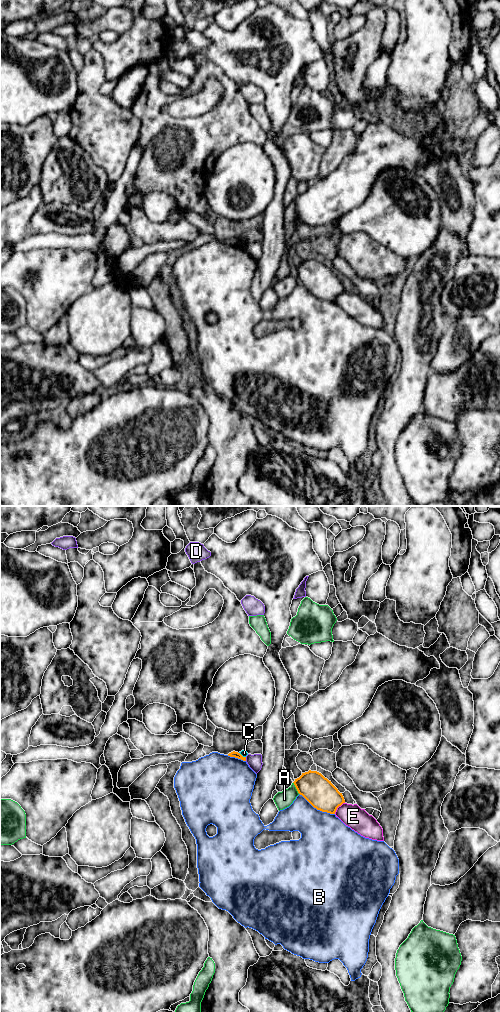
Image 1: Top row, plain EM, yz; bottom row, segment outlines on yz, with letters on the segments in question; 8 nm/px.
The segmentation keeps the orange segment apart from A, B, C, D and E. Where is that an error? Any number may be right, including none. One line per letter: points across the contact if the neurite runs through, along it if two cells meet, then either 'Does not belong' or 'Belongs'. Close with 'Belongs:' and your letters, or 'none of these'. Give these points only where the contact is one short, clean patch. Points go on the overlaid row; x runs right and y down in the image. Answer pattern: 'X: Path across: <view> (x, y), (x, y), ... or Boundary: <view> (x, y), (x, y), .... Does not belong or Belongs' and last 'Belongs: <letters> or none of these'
A: Boundary: yz (293, 782), (299, 793). Does not belong
B: Does not belong
C: Boundary: yz (239, 752), (245, 757). Does not belong
D: Does not belong
E: Does not belong
Belongs: none of these

